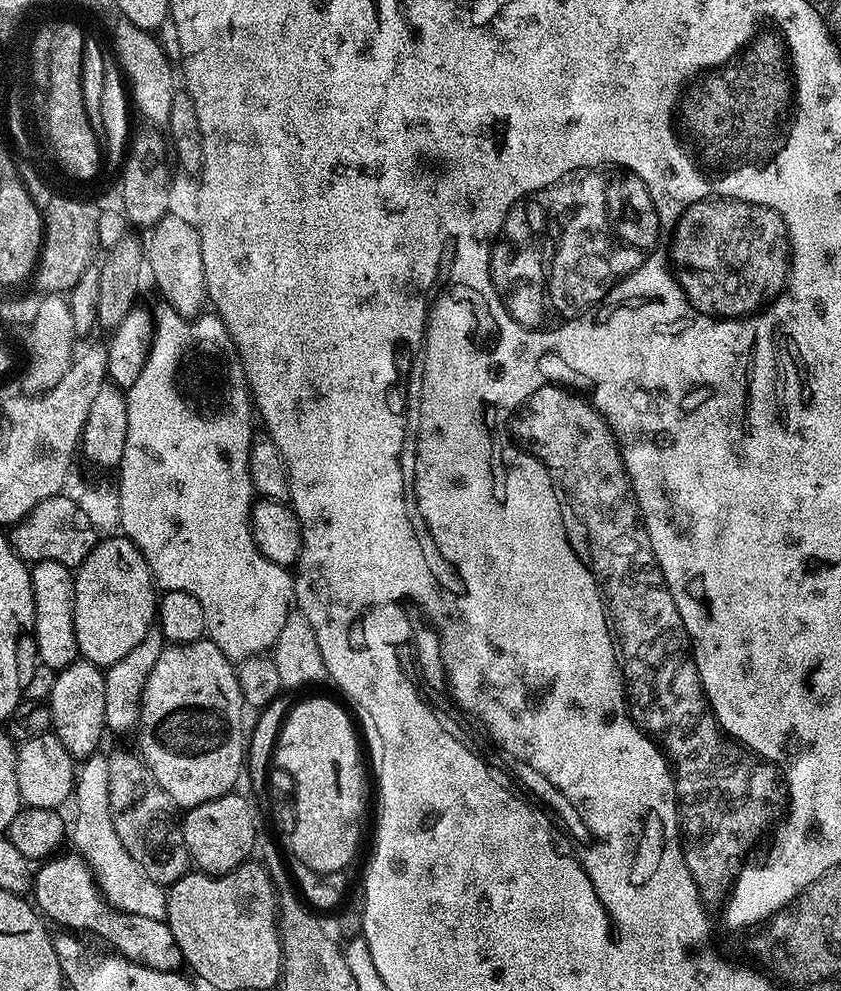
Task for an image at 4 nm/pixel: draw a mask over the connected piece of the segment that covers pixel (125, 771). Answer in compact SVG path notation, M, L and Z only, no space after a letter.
M112 754L108 756L108 762L110 812L122 845L156 884L170 886L178 882L178 878L190 871L190 861L177 805L172 803L170 794L162 790L139 755Z

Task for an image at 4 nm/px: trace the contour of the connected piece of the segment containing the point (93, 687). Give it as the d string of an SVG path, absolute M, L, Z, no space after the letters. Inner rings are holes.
M77 658L70 666L59 669L54 690L48 695L46 703L52 712L52 731L72 757L91 756L101 747L100 739L106 733L106 682L101 669L83 658Z

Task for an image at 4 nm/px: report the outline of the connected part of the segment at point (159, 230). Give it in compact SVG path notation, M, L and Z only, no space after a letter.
M169 212L151 229L149 236L150 240L146 242L146 264L165 298L163 301L178 315L195 319L207 301L200 232L193 221Z

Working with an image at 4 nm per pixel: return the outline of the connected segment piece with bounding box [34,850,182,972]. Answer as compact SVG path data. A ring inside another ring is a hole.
M76 851L67 852L65 856L53 855L35 869L35 907L53 925L64 923L65 929L75 930L77 933L93 932L94 935L101 936L106 943L116 947L113 949L119 955L125 956L136 964L163 972L179 969L182 961L178 942L174 942L174 934L170 934L170 926L167 922L124 913L108 904L100 889L97 888L96 877L93 875L93 870L89 868L88 862Z

